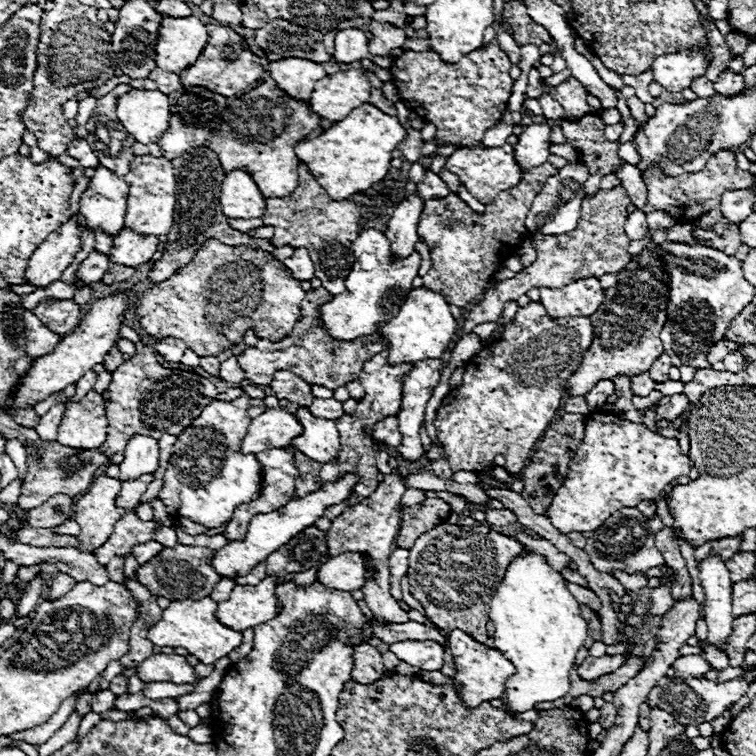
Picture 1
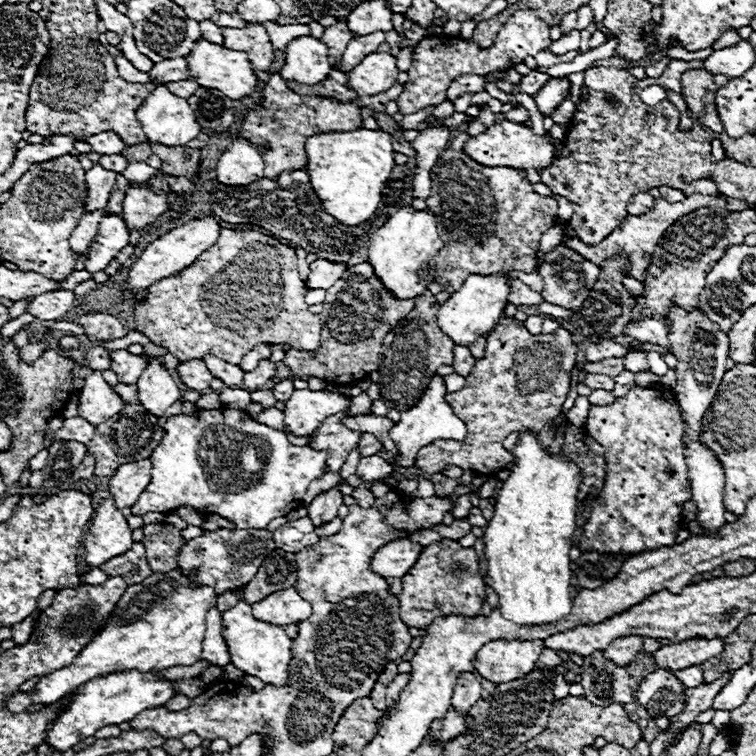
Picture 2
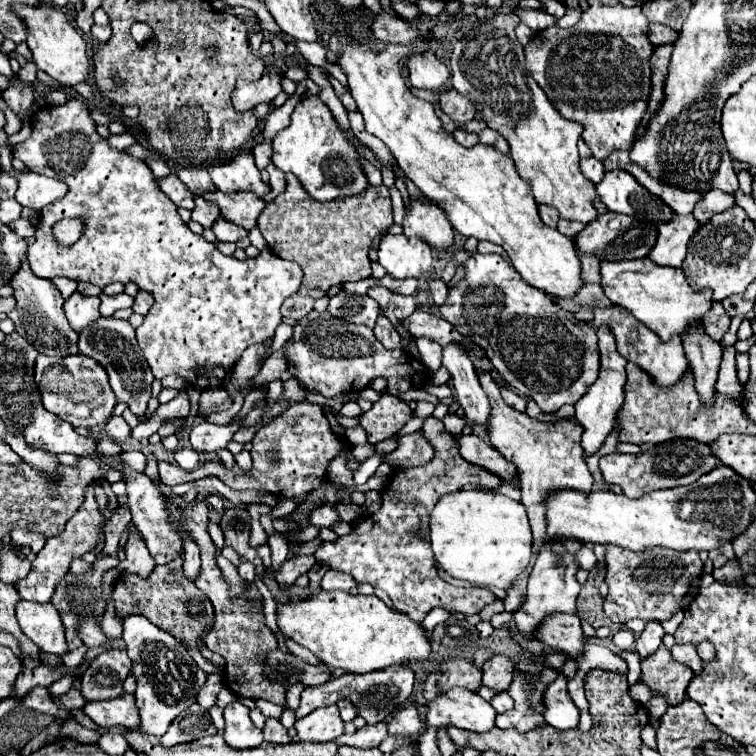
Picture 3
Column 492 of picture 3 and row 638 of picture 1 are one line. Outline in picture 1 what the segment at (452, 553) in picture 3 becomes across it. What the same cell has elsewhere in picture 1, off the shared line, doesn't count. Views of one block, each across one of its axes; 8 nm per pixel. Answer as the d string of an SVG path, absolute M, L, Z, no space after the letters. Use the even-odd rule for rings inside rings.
M526 552L526 554L518 554L516 558L512 558L512 562L506 568L504 580L500 582L498 590L492 596L488 614L490 614L492 624L496 626L496 632L492 636L496 650L508 656L508 660L512 660L512 664L516 666L516 676L508 678L506 694L504 694L504 704L508 712L512 714L526 712L526 710L532 710L540 702L558 700L566 696L570 690L568 672L574 666L576 652L584 646L584 640L588 638L588 624L580 614L580 604L566 588L564 576L548 564L546 556L538 552Z

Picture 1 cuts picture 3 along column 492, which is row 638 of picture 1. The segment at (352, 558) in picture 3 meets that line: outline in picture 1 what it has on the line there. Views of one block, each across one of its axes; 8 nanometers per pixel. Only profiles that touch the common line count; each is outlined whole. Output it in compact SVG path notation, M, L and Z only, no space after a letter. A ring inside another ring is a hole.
M438 524L410 548L408 582L410 594L422 604L424 616L444 632L464 630L478 642L486 642L488 604L504 578L506 566L512 556L526 550L514 538L502 536L488 526L456 526ZM478 598L482 604L478 604ZM582 606L580 608L584 612L584 620L588 620L588 634L594 638L594 640L602 640L602 624L600 624L600 618L594 610L590 610L588 606Z

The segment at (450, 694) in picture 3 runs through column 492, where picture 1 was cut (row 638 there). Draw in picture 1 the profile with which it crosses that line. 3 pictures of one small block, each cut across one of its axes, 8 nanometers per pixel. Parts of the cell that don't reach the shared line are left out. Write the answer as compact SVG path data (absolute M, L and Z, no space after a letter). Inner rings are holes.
M708 554L700 566L698 566L698 572L700 572L700 584L704 588L704 596L706 596L706 602L704 602L704 608L702 608L702 614L708 622L708 642L710 644L716 644L718 648L724 648L726 644L726 638L728 634L732 632L732 580L730 580L730 572L726 568L726 562L718 556L718 554Z

